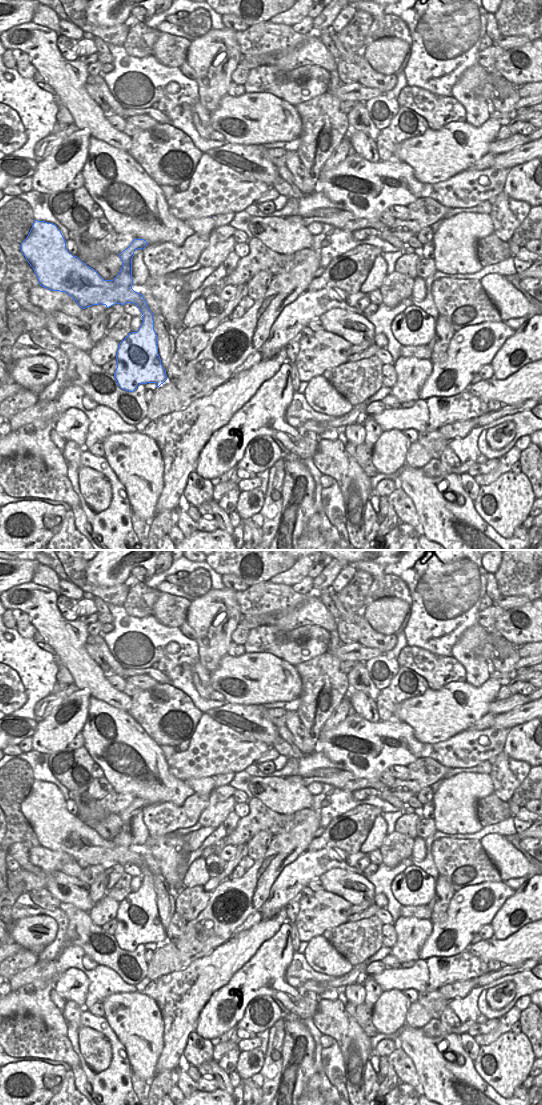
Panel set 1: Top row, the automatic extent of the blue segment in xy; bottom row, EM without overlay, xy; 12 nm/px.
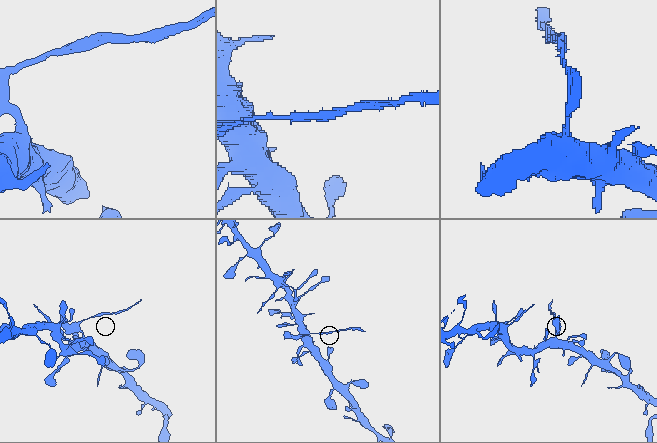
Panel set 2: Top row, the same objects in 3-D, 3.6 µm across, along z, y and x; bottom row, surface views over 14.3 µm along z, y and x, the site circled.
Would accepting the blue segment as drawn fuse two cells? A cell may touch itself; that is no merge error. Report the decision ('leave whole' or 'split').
split

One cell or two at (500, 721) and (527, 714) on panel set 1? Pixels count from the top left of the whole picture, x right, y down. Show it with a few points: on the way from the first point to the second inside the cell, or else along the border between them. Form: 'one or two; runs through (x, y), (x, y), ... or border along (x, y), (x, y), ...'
one; runs through (507, 720), (520, 715)

